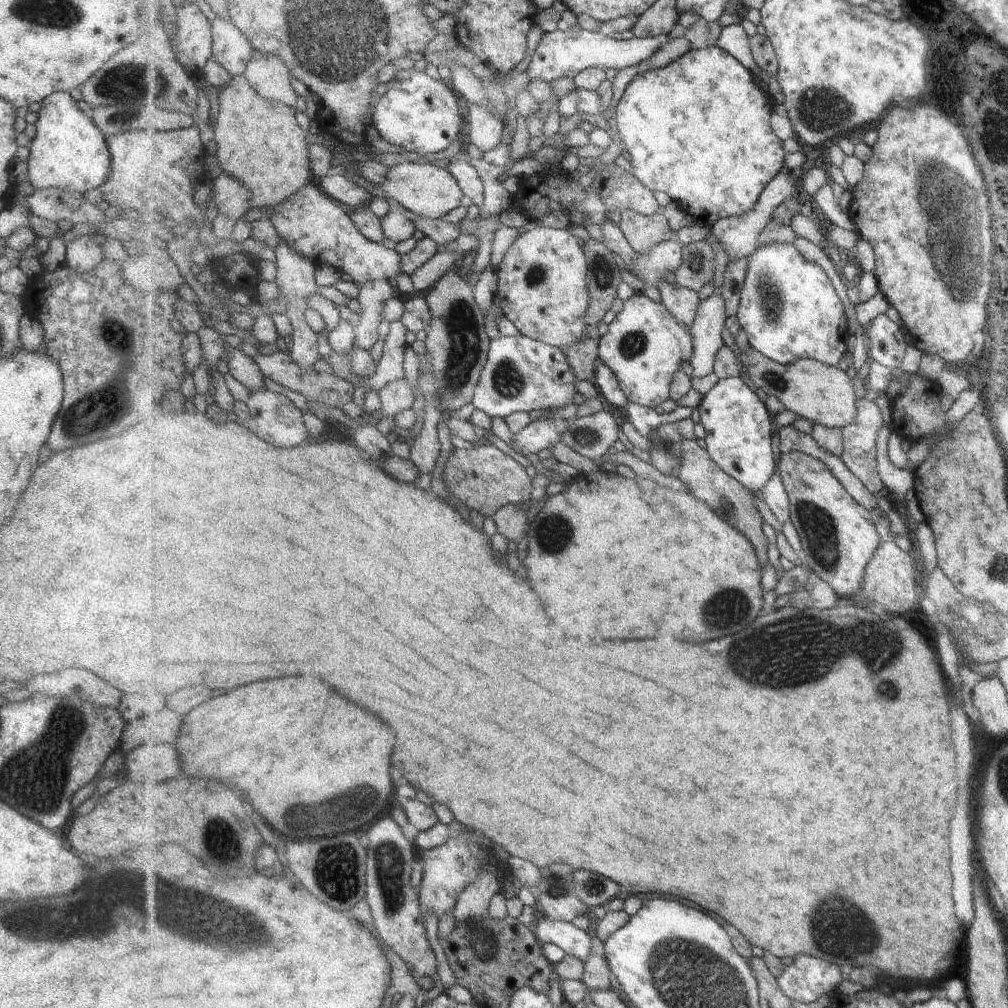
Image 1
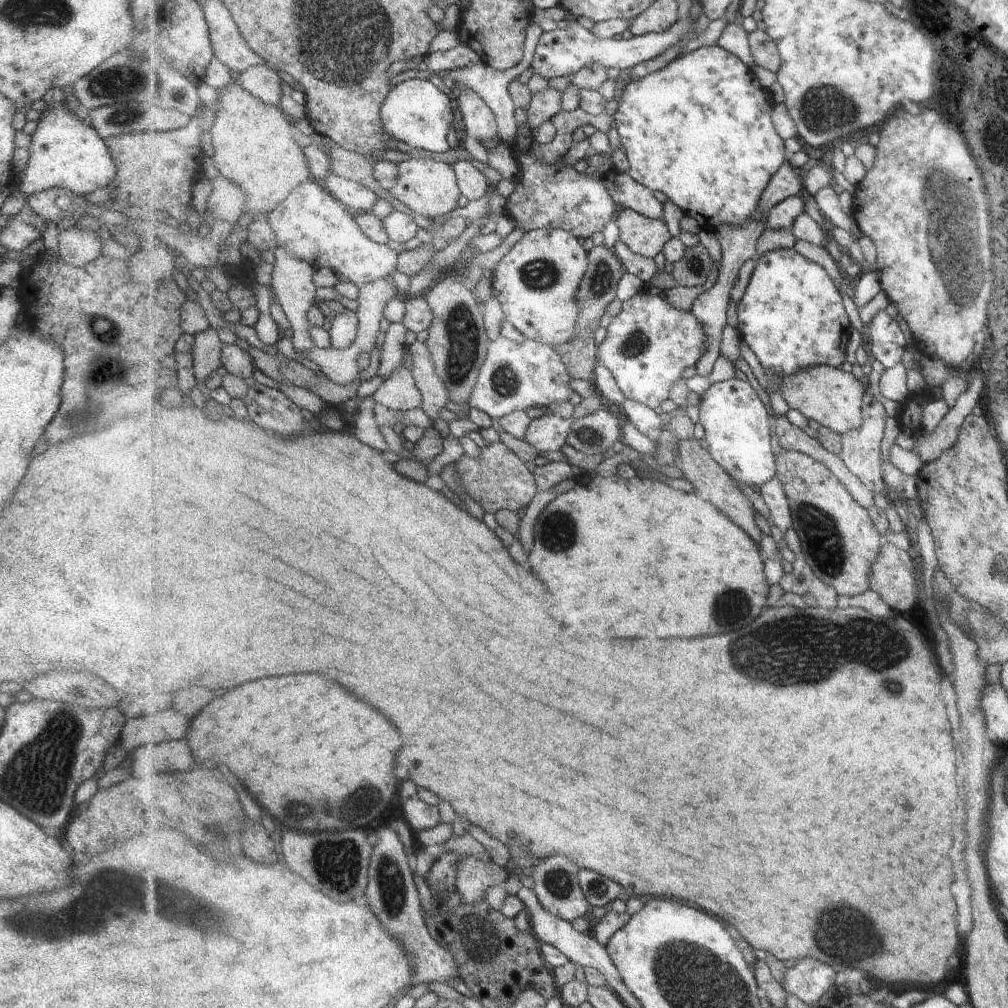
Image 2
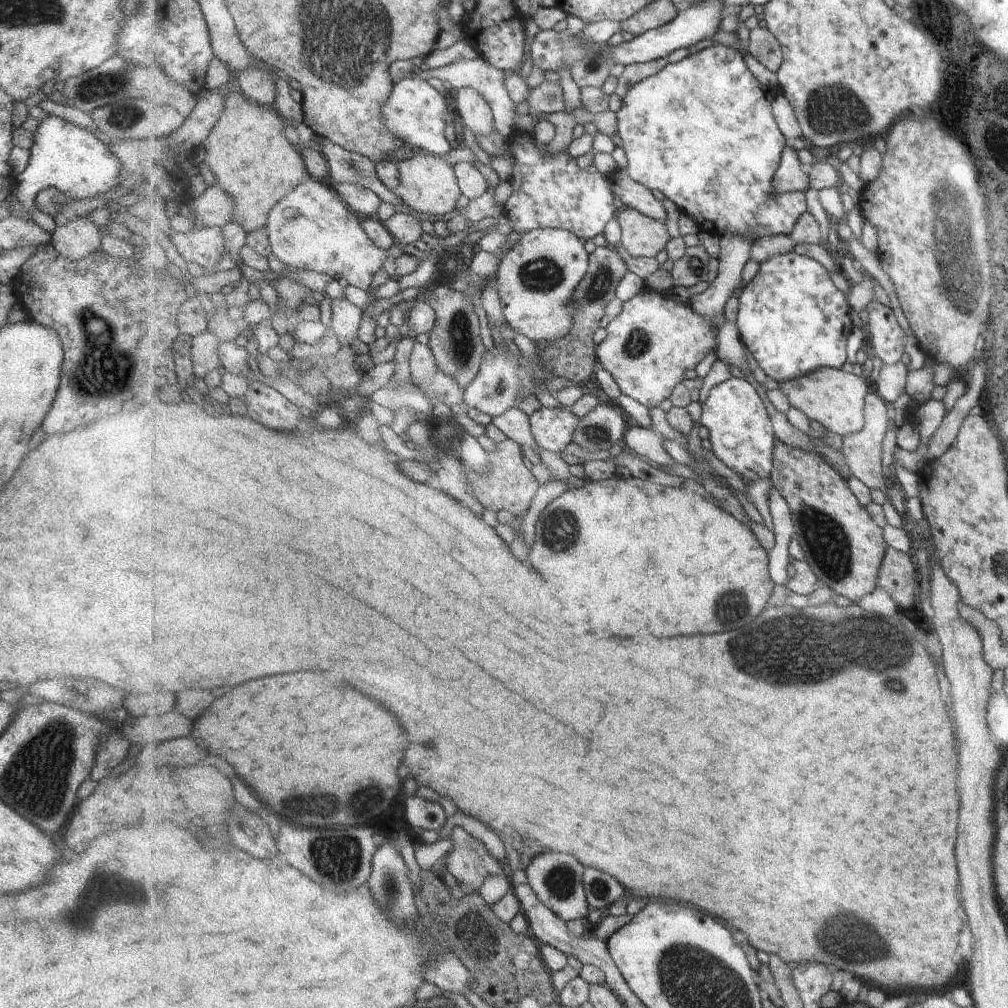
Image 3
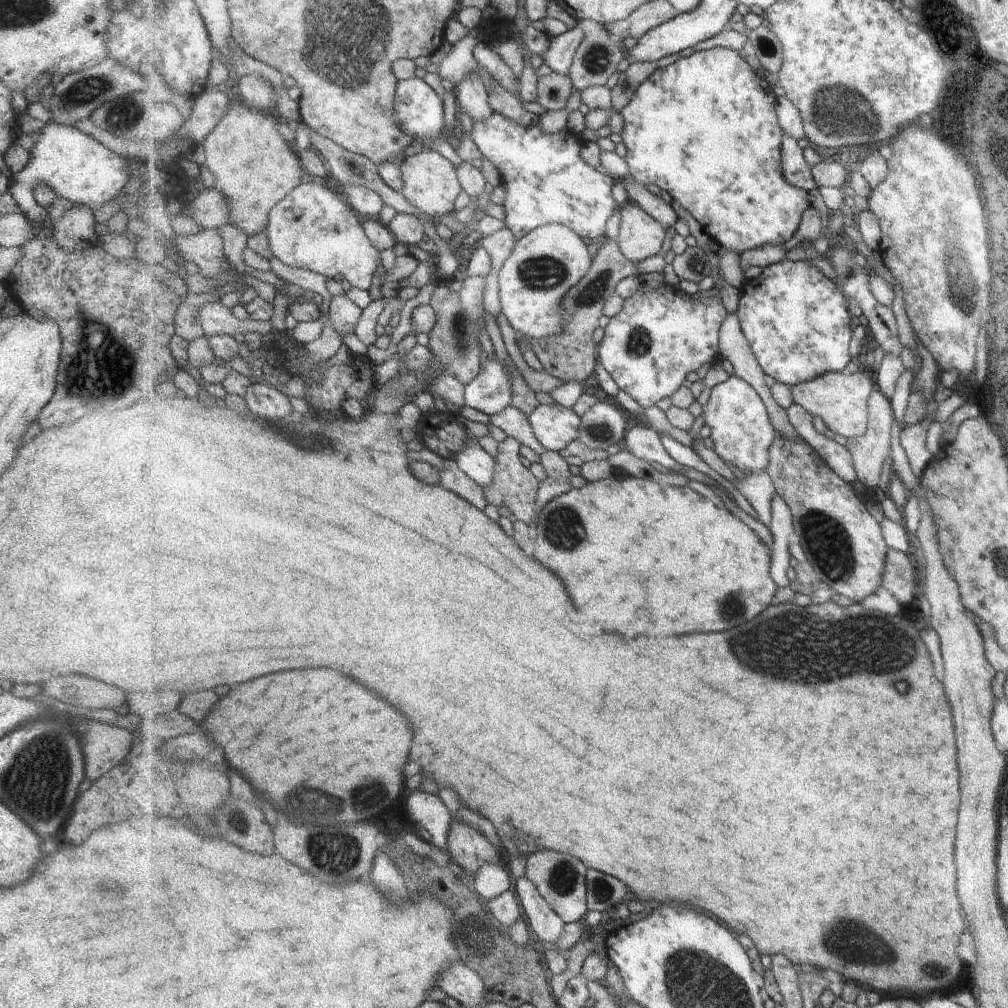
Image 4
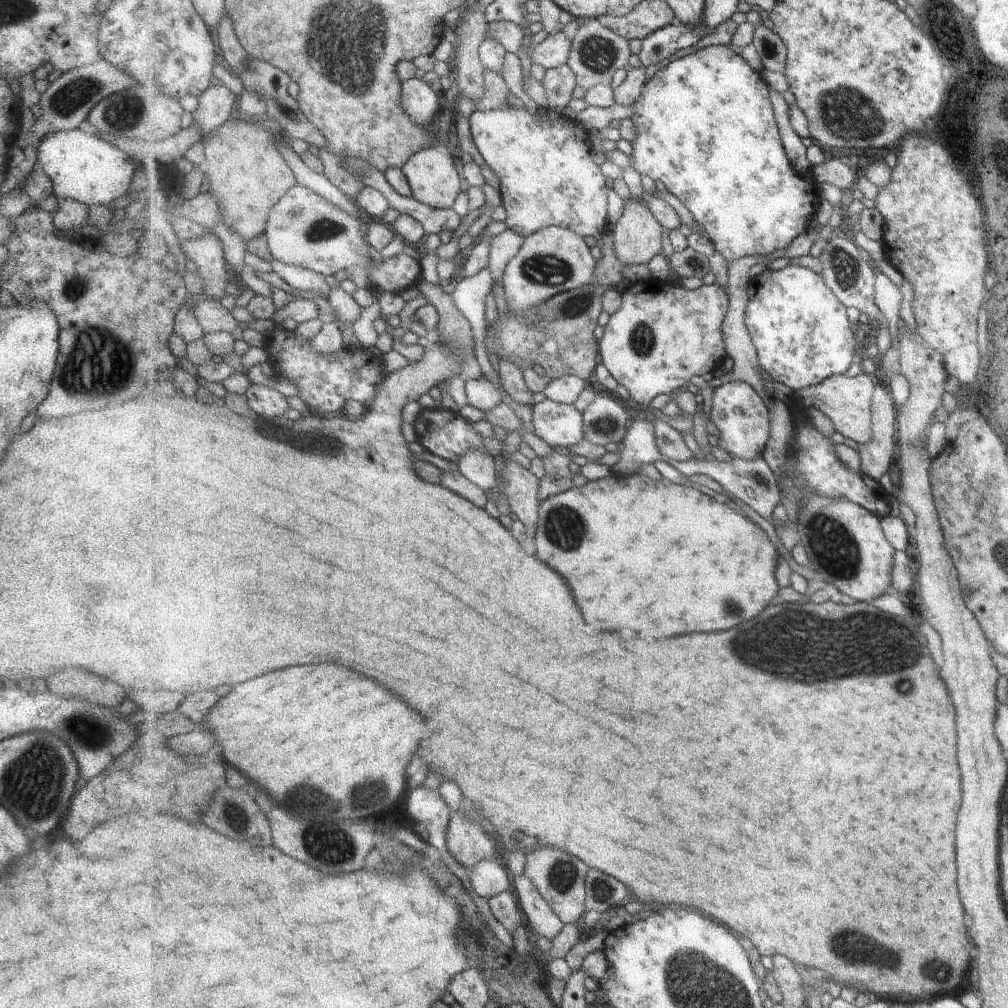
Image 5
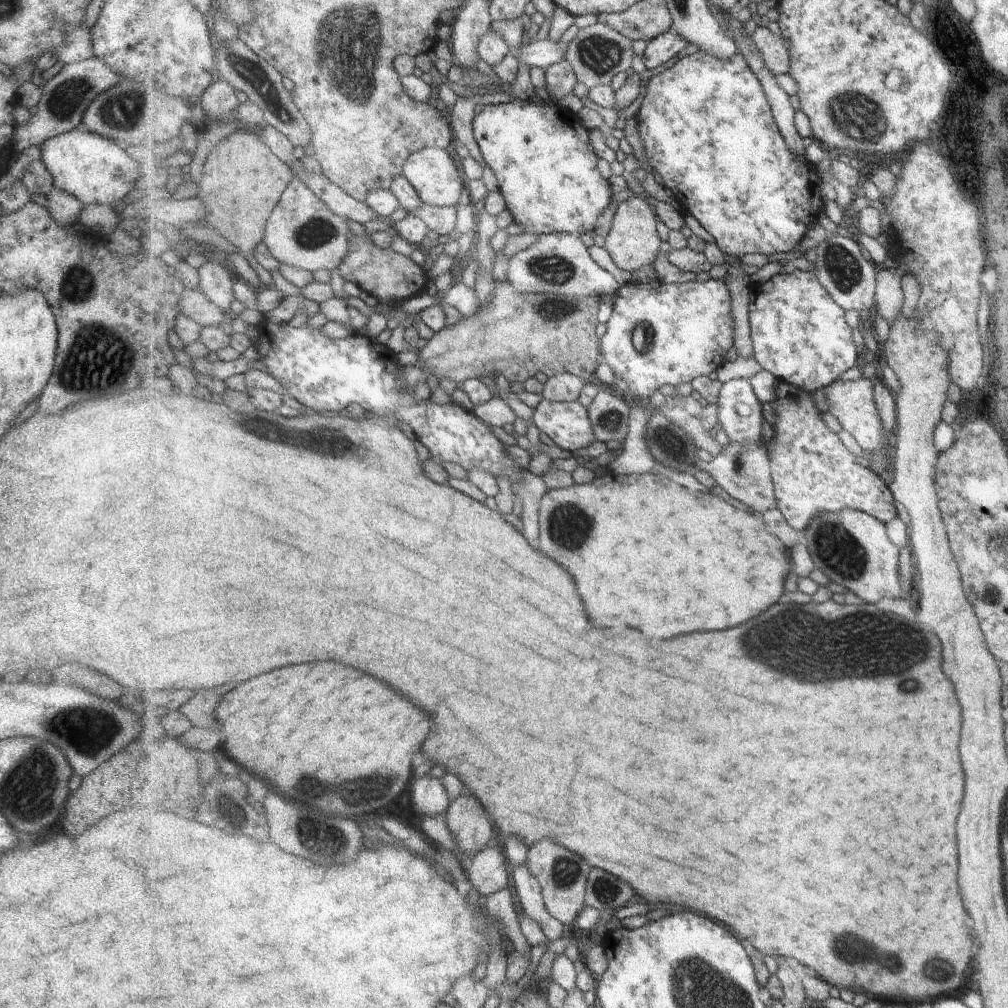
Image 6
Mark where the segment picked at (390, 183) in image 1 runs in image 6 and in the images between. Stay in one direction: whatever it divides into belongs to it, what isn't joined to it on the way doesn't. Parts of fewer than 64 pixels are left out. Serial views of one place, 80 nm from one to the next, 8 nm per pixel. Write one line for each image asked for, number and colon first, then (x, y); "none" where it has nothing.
2: (430, 188)
3: (429, 185)
4: (431, 182)
5: (434, 180)
6: (432, 172)

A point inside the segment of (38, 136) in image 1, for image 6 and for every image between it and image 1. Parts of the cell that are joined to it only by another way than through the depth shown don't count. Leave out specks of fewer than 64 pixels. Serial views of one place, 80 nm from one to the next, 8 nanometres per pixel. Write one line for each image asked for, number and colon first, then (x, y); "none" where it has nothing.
2: (64, 152)
3: (63, 156)
4: (77, 168)
5: (81, 166)
6: (95, 170)

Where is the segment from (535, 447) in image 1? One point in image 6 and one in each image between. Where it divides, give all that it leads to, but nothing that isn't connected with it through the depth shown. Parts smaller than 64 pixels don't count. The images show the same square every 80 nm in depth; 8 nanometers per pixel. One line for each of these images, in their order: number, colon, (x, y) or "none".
2: (549, 432)
3: (553, 428)
4: (555, 426)
5: (563, 425)
6: (569, 425)

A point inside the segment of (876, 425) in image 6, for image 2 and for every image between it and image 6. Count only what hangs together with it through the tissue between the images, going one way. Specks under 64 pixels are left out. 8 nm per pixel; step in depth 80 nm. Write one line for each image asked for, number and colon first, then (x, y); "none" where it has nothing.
2: (834, 398)
3: (837, 399)
4: (842, 400)
5: (847, 401)

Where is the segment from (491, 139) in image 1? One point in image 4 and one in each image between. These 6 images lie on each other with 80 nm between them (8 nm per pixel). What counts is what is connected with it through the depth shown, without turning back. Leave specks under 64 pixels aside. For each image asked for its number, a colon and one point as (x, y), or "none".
2: (480, 122)
3: (477, 114)
4: (473, 97)

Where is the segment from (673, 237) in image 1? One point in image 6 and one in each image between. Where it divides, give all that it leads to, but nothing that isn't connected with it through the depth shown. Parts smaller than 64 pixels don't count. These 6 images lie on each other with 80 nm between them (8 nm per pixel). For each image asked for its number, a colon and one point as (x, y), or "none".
2: (648, 237)
3: (642, 236)
4: (641, 236)
5: (636, 237)
6: (633, 243)

